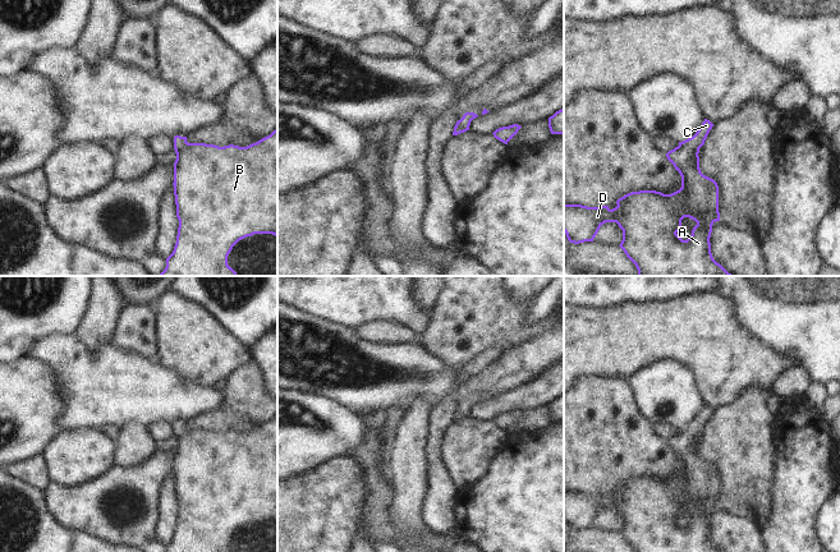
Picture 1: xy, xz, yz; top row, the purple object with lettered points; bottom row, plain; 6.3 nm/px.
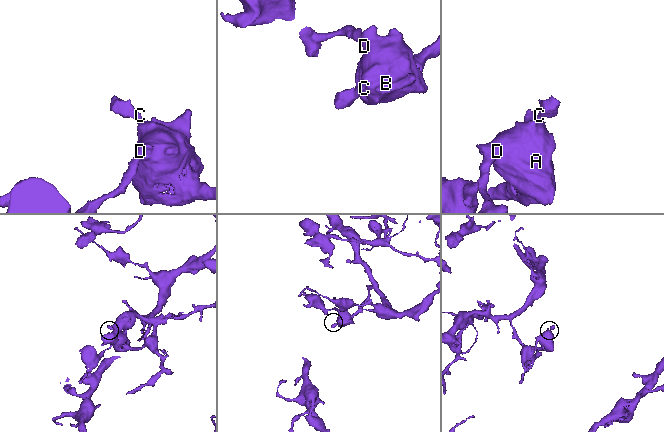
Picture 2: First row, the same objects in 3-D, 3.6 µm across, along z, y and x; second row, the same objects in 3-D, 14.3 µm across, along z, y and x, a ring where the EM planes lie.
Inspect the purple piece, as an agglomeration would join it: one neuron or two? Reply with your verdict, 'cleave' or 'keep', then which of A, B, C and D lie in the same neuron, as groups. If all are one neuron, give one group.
keep; groups A B C D

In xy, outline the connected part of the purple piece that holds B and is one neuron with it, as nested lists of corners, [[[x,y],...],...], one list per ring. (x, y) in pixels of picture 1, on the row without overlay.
[[[277,415],[247,433],[188,429],[174,423],[174,482],[179,506],[176,529],[166,552],[229,552],[228,542],[242,525],[254,520],[277,524]]]

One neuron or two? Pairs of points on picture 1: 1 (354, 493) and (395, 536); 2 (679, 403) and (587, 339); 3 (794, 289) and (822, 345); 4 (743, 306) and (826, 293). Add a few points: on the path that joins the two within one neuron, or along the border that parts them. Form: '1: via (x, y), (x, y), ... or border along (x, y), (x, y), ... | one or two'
1: border along (368, 477), (371, 495), (362, 524) | two
2: border along (664, 358), (639, 368), (629, 380) | two
3: via (808, 303), (822, 317), (822, 331) | one
4: via (763, 304), (784, 293), (806, 293) | one

